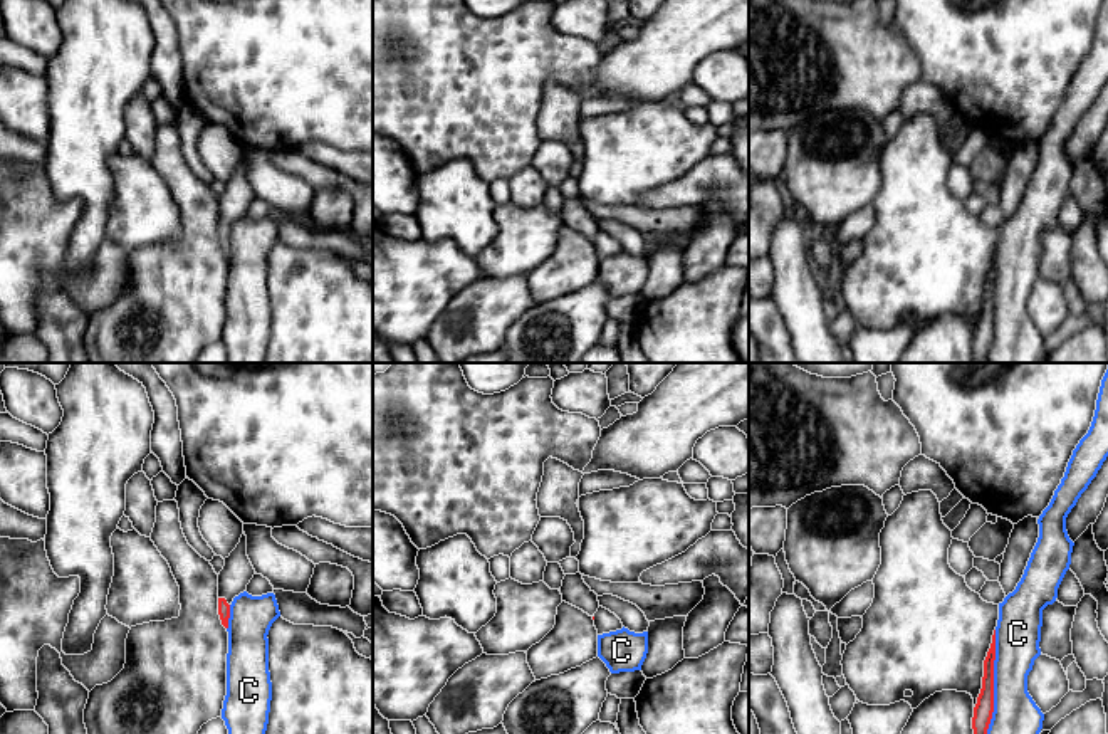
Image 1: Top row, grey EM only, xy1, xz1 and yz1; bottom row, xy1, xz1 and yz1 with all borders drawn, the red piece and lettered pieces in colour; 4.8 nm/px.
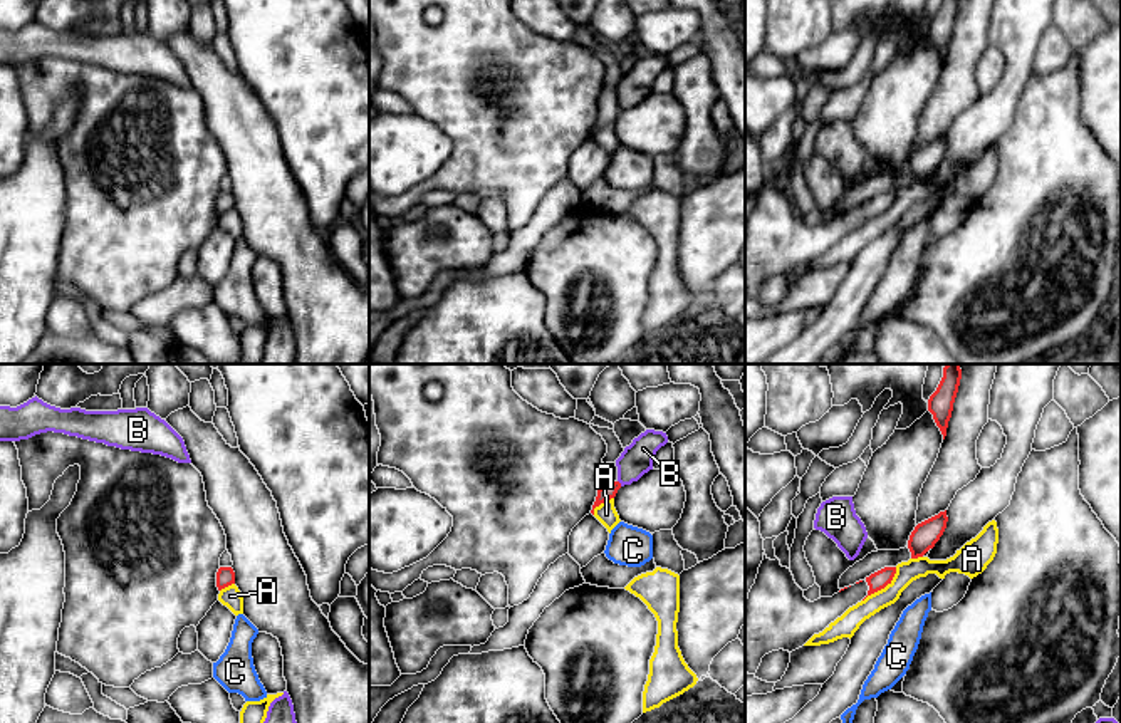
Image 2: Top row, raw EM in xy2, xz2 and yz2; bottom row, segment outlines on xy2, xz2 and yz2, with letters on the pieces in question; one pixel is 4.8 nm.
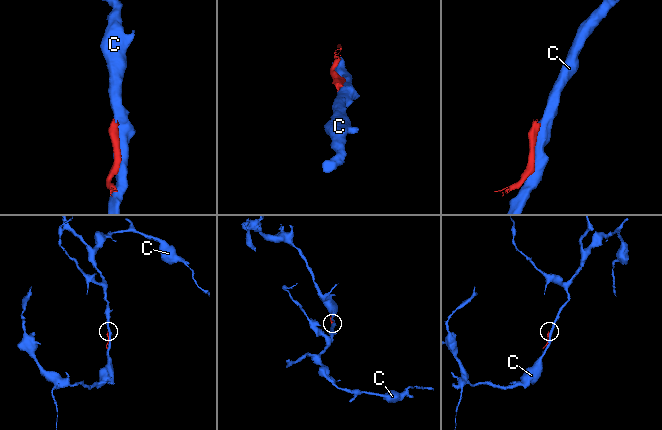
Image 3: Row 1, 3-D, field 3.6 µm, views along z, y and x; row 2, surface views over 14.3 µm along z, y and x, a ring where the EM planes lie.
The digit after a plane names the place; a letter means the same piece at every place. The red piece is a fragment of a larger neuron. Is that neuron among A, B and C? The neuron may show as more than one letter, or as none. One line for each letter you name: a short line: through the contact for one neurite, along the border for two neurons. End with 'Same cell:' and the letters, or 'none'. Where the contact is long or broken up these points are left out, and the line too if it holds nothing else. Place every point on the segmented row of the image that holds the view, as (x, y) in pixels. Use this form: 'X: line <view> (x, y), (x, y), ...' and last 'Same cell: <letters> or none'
Same cell: none

